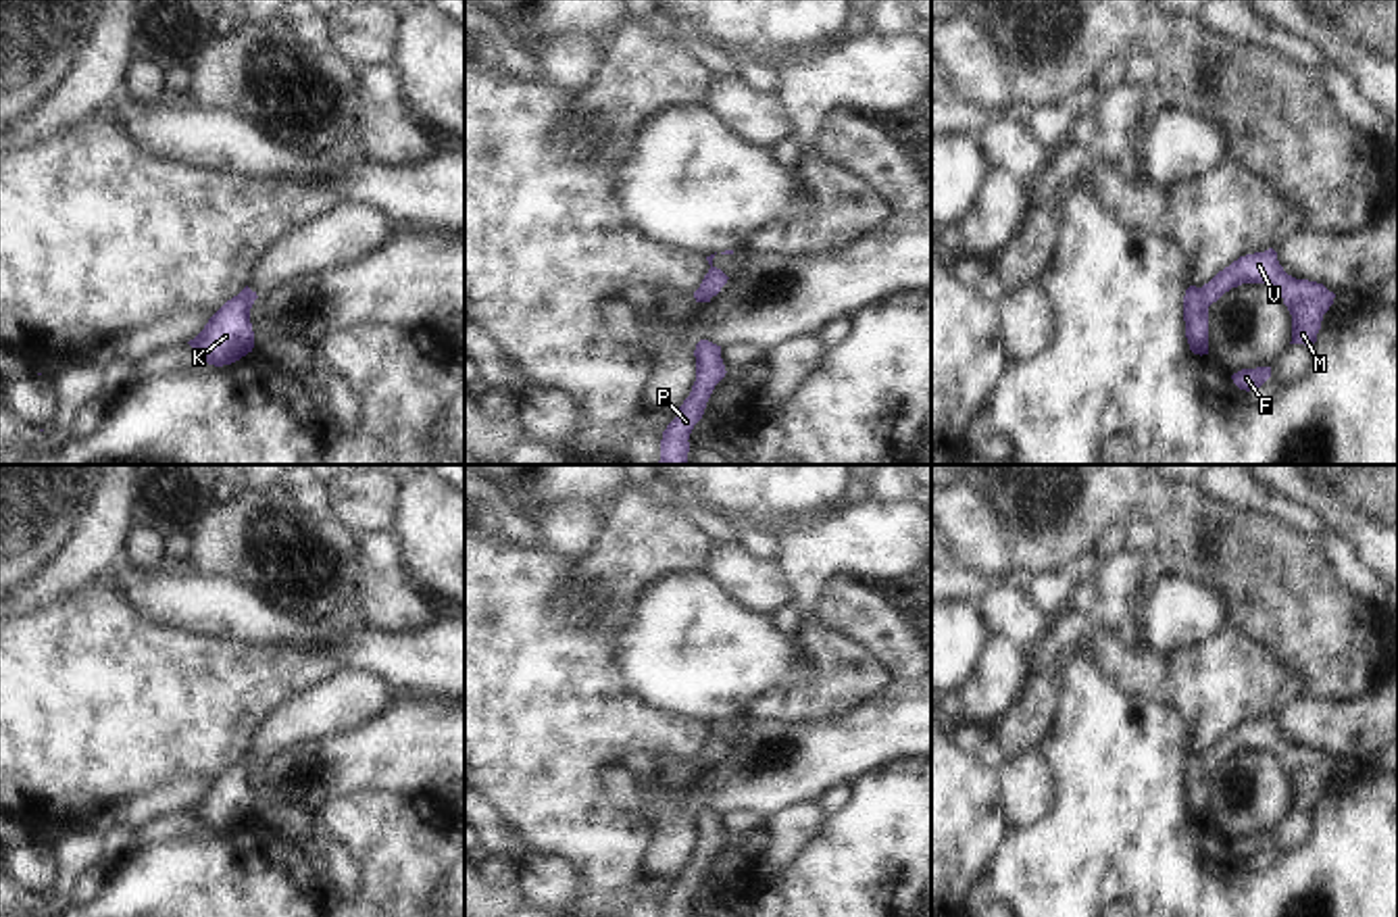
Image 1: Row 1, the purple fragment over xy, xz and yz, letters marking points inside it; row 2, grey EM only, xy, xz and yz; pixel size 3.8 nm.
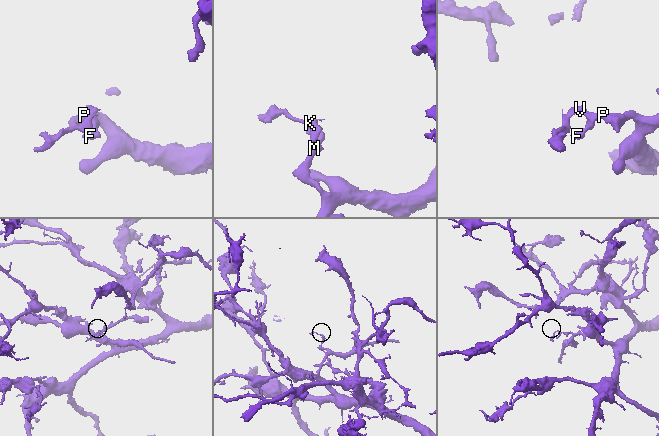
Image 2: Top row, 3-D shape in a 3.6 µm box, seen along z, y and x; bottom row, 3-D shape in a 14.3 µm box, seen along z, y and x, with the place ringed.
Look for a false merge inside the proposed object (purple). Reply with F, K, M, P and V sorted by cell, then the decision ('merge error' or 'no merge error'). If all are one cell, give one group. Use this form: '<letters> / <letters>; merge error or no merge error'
F M P V / K; merge error

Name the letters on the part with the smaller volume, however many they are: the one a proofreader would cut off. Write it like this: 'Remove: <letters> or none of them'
Remove: K

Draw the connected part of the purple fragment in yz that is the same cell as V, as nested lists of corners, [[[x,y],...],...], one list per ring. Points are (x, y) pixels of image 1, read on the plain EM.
[[[1273,715],[1240,723],[1200,754],[1206,773],[1225,759],[1242,750],[1273,752],[1292,782],[1292,809],[1313,813],[1321,796],[1323,782],[1333,771],[1335,761],[1323,750],[1296,746],[1283,738]]]

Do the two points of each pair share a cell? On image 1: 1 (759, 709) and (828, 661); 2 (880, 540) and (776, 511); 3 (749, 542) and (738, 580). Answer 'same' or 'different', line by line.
1: same
2: different
3: different

